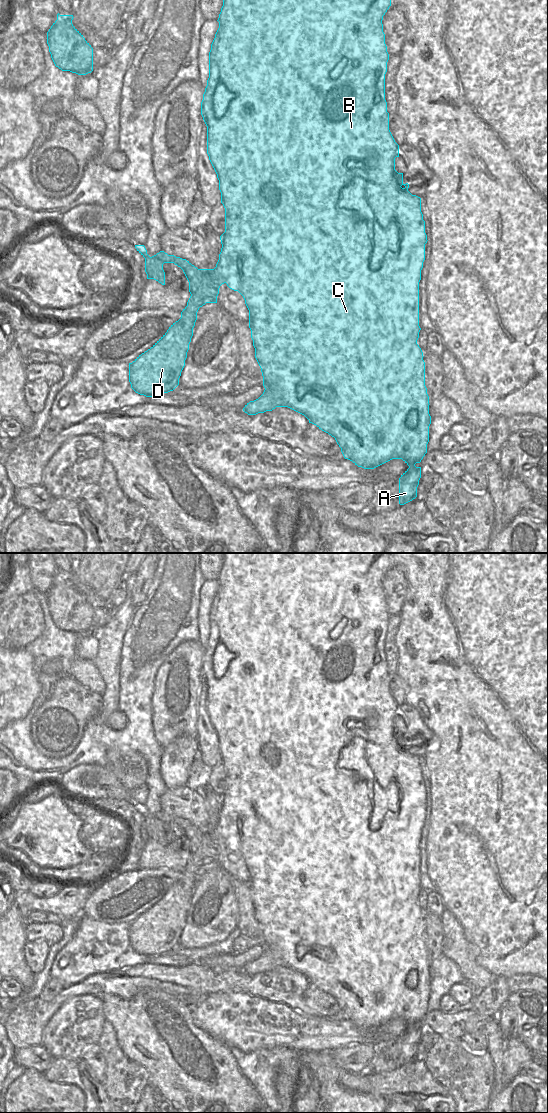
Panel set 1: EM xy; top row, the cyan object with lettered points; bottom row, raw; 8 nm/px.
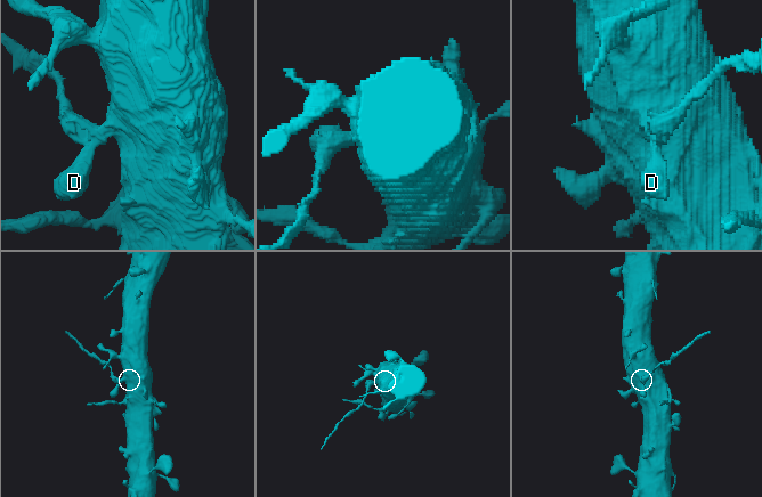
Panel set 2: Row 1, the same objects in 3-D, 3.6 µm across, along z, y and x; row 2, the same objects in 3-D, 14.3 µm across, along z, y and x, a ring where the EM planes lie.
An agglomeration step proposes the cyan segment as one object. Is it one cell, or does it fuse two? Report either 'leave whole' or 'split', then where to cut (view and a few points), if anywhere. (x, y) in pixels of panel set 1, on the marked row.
split | xy (215, 267), (216, 282), (220, 285)

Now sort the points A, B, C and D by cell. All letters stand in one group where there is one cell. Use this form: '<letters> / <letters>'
A B C / D

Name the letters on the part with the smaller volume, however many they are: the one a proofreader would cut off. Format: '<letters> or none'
D

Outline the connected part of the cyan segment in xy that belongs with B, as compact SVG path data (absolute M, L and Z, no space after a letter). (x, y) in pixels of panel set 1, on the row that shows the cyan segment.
M223 0L223 6L217 20L219 28L209 52L209 78L201 102L201 115L207 126L207 154L217 174L221 203L225 208L225 232L220 236L222 248L216 264L217 284L221 286L226 283L230 289L238 291L245 300L249 310L249 328L255 348L255 358L261 368L265 388L263 394L258 399L247 403L243 411L248 415L256 415L272 411L276 407L288 407L304 415L309 423L316 425L319 429L334 437L344 458L364 469L374 469L392 459L402 459L409 466L399 478L399 504L404 505L417 497L421 467L416 467L415 464L420 463L427 453L429 426L431 424L429 396L425 386L424 356L417 344L421 330L419 326L419 282L425 260L425 244L428 240L425 233L425 221L421 212L421 198L408 191L409 184L403 183L403 173L398 173L395 170L395 158L399 157L399 145L395 142L389 130L389 113L385 100L385 74L389 54L382 24L383 16L390 6L391 0Z

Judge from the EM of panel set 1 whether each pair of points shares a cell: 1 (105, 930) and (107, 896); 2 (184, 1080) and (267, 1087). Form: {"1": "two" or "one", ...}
{"1": "two", "2": "two"}

